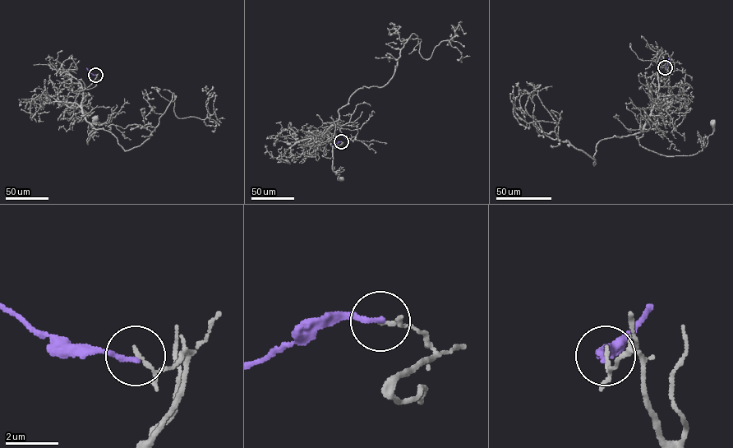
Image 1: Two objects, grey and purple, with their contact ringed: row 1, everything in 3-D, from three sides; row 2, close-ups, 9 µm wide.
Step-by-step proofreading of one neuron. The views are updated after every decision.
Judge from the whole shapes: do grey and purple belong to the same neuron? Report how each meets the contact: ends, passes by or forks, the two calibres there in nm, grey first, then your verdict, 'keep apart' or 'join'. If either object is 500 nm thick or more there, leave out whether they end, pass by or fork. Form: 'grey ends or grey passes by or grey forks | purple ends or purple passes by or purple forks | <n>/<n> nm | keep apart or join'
grey passes by | purple ends | 100/190 nm | keep apart

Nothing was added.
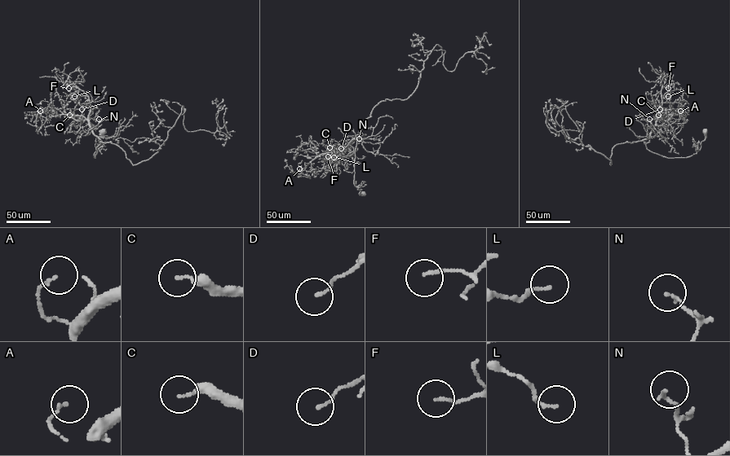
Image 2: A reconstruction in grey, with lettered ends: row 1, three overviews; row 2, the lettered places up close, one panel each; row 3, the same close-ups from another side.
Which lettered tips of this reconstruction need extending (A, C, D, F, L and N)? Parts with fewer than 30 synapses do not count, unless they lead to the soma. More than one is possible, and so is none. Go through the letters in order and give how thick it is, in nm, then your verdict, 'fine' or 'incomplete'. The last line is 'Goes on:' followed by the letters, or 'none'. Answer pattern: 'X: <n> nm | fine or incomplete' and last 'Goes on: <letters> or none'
A: 100 nm | fine
C: 120 nm | incomplete
D: 110 nm | fine
F: 100 nm | fine
L: 110 nm | fine
N: 120 nm | fine
Goes on: C

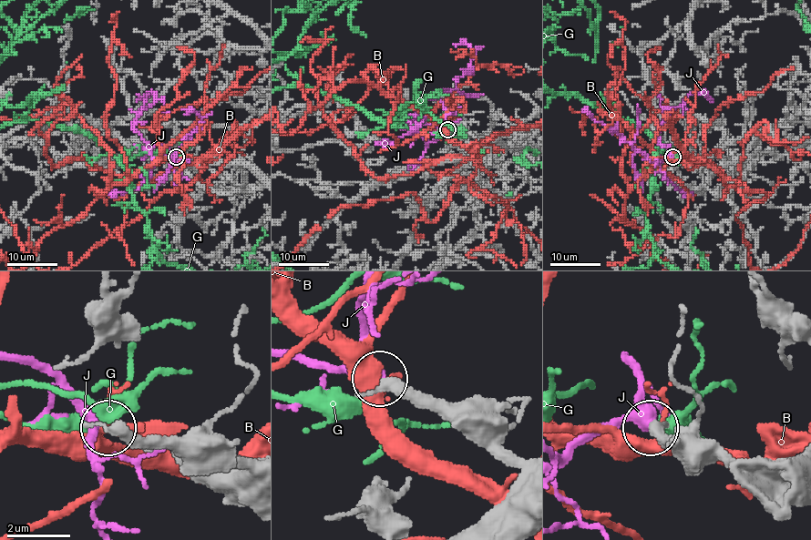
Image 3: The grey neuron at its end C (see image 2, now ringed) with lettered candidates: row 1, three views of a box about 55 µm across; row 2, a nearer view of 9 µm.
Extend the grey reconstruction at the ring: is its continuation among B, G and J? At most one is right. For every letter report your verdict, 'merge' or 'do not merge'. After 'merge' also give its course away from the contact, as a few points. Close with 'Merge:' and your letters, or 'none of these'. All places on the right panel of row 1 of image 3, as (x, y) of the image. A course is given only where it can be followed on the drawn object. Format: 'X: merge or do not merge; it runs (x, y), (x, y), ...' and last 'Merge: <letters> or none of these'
B: do not merge
G: do not merge
J: merge; it runs (673, 157), (668, 147), (660, 143), (657, 131), (666, 108), (680, 106), (693, 93), (703, 93), (711, 101)
Merge: J

